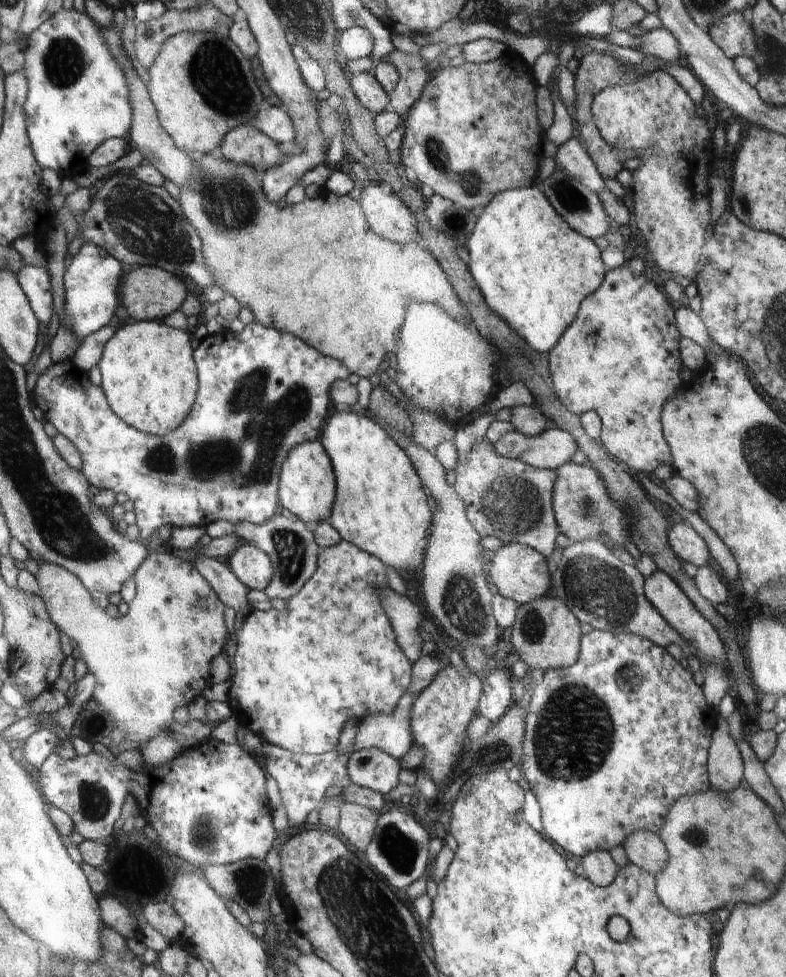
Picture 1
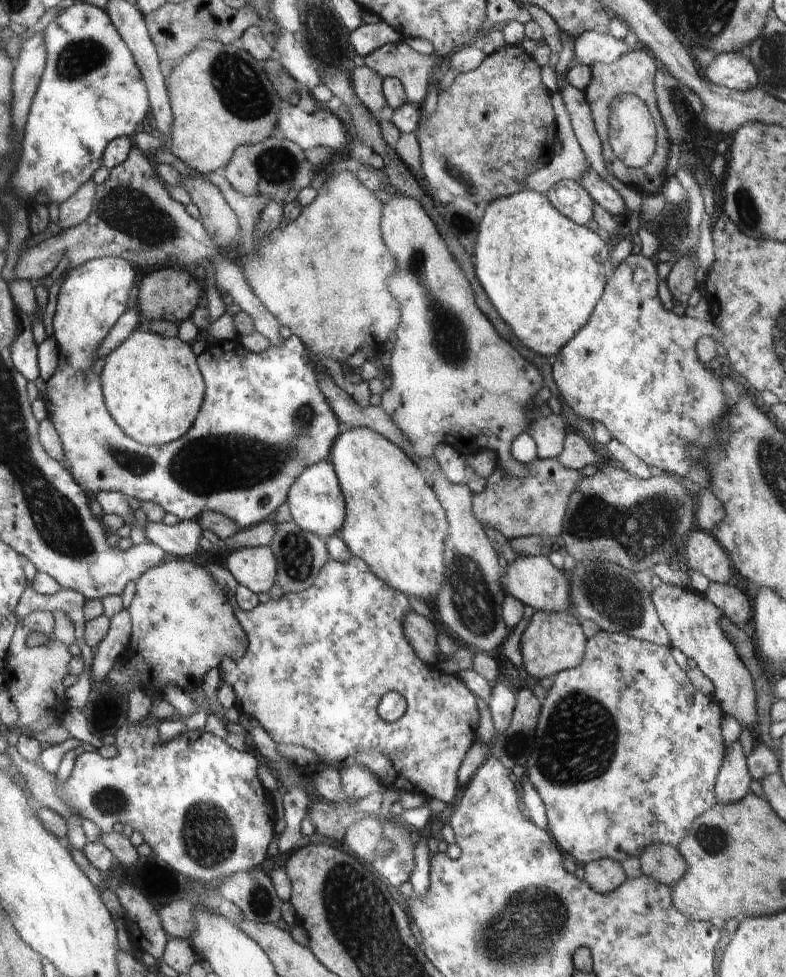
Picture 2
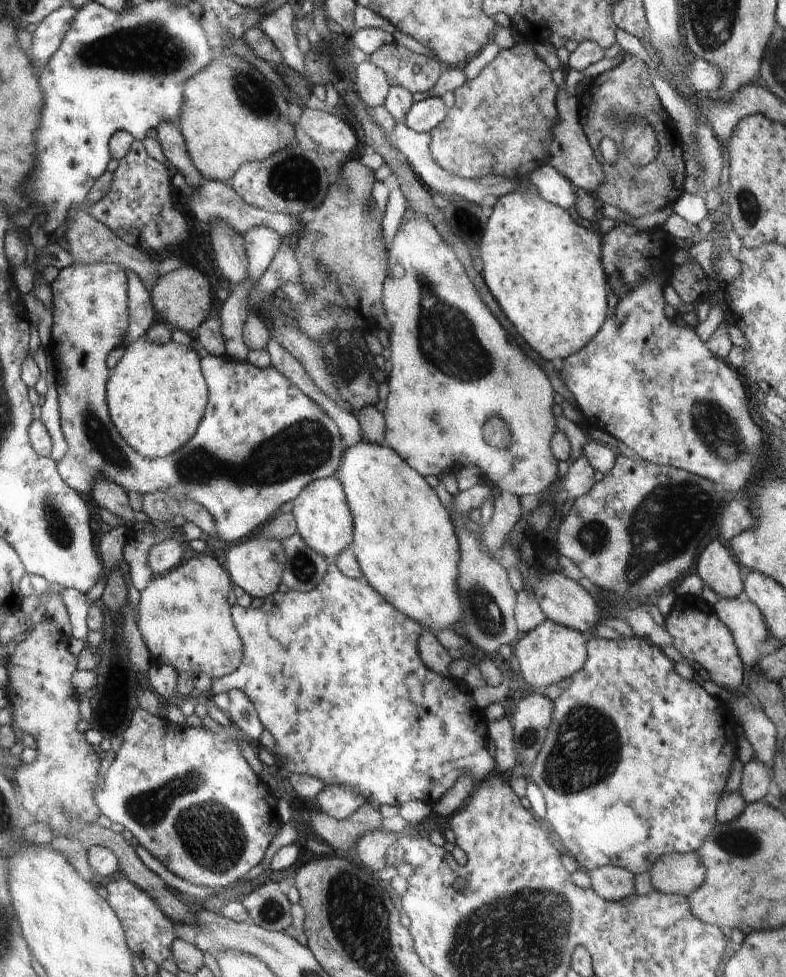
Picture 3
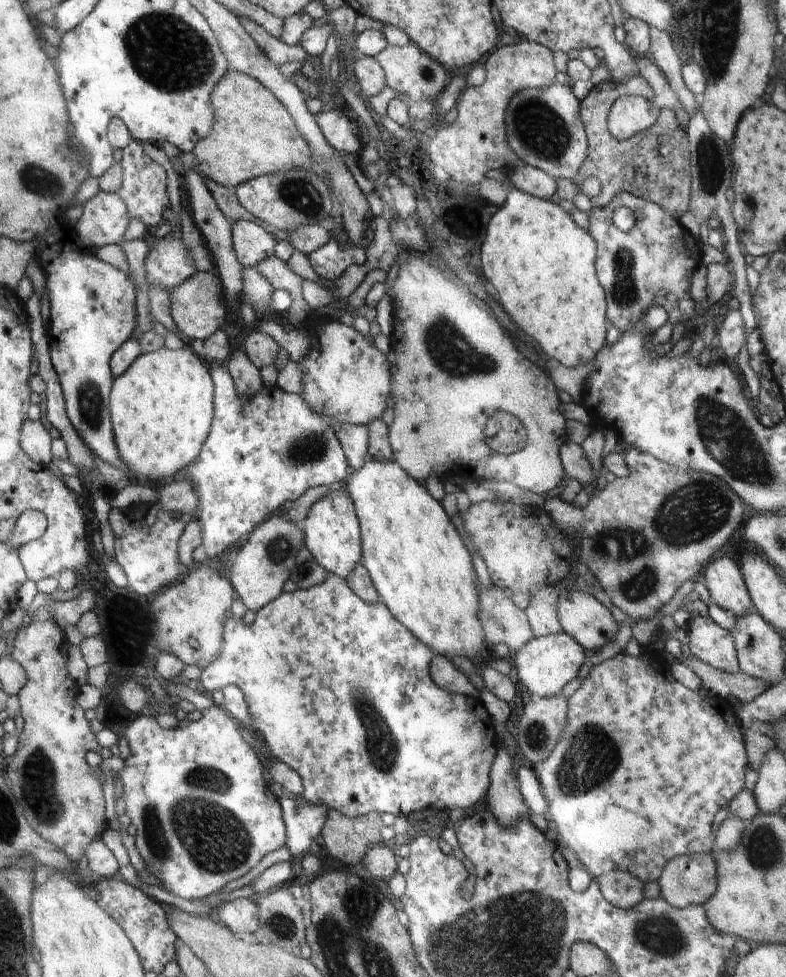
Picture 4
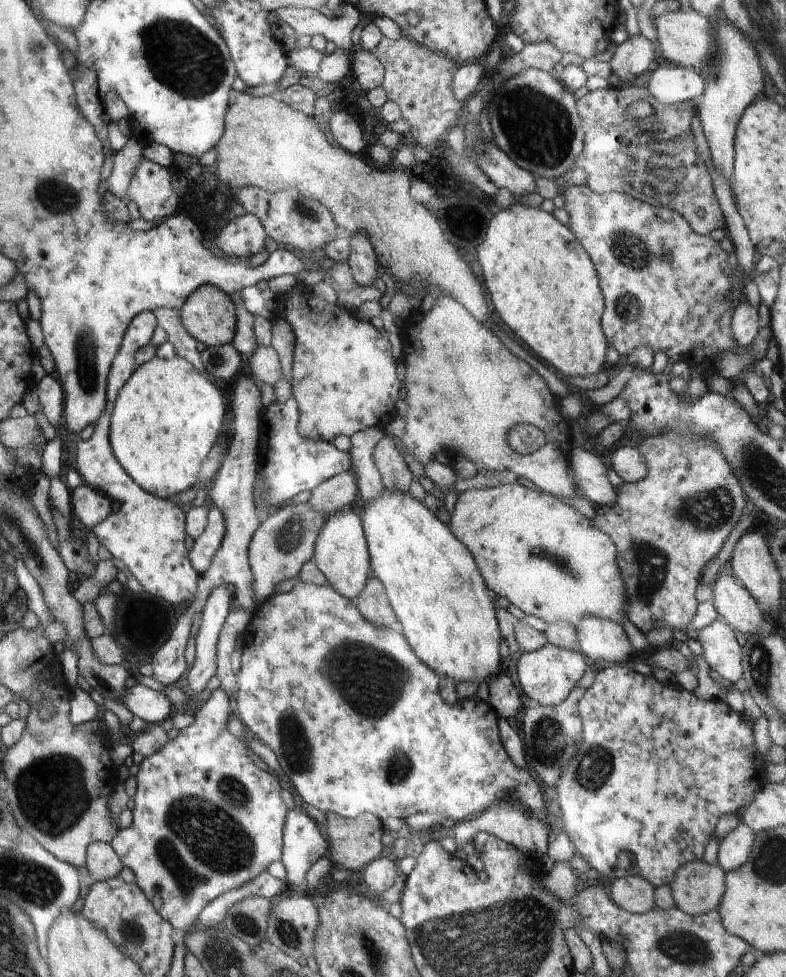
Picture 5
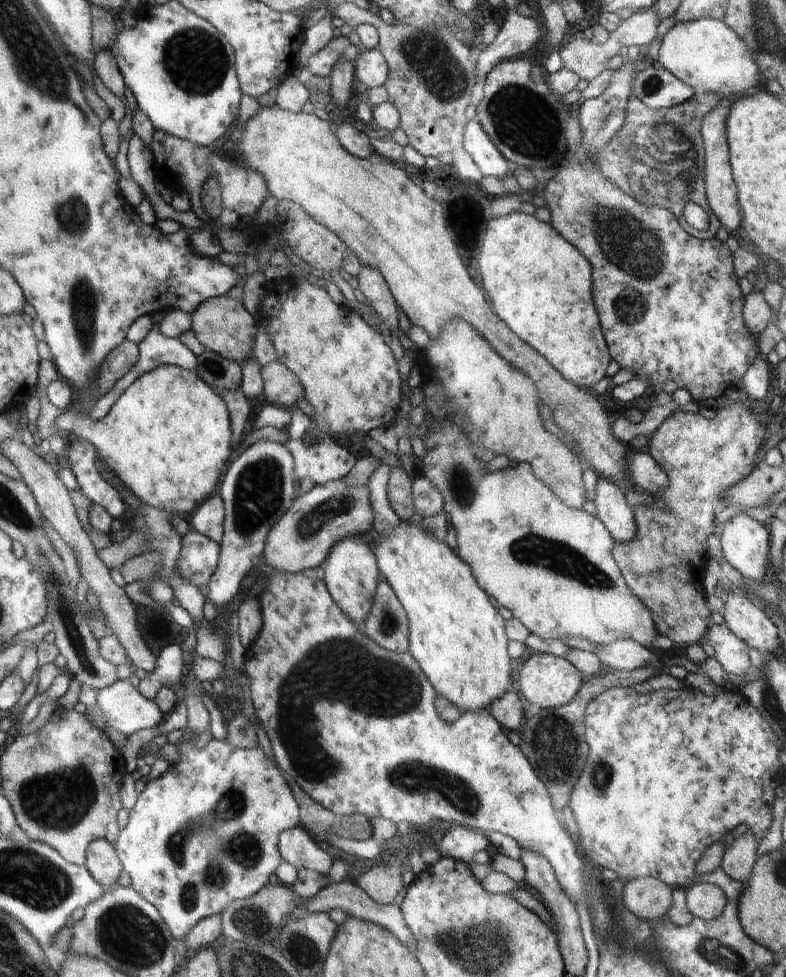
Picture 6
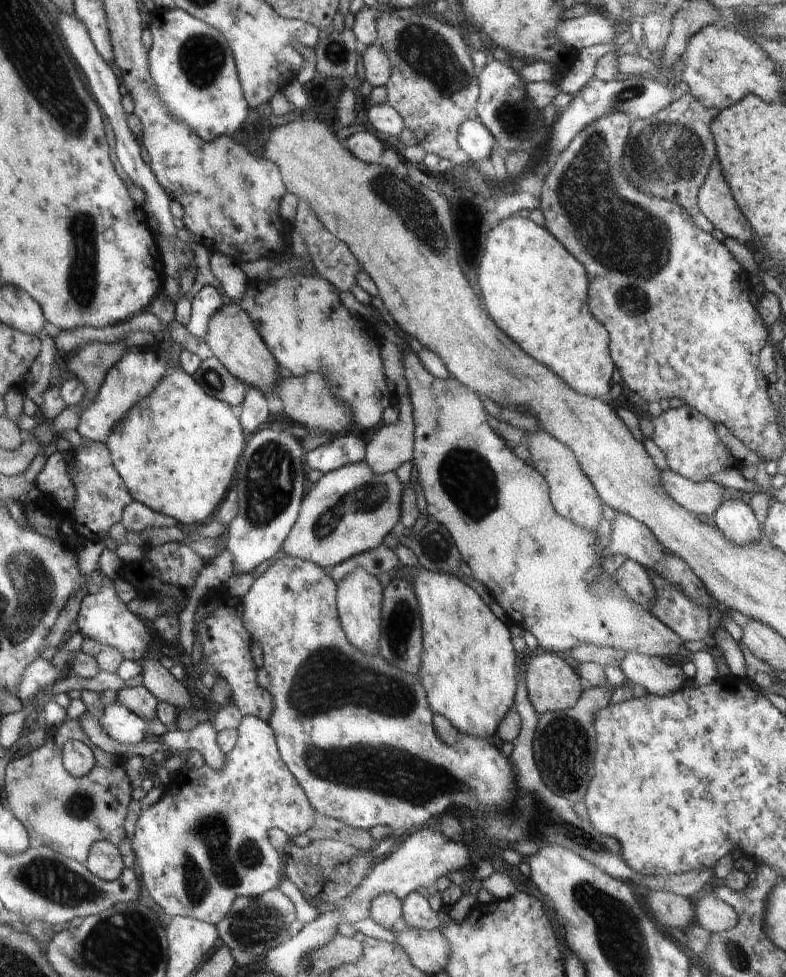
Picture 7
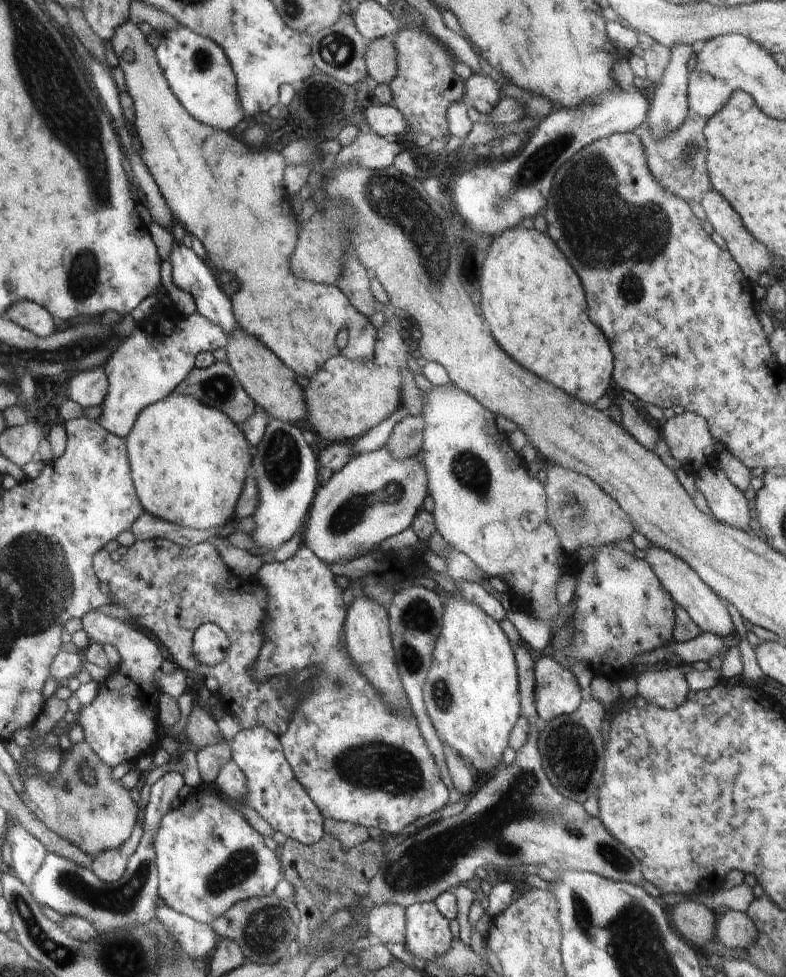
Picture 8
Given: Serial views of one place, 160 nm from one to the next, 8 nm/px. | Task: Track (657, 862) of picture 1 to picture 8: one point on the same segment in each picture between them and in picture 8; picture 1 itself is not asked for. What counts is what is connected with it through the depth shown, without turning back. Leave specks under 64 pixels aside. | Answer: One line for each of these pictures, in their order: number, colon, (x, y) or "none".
2: (658, 862)
3: (680, 874)
4: (690, 879)
5: (698, 888)
6: (707, 901)
7: (711, 912)
8: (735, 929)

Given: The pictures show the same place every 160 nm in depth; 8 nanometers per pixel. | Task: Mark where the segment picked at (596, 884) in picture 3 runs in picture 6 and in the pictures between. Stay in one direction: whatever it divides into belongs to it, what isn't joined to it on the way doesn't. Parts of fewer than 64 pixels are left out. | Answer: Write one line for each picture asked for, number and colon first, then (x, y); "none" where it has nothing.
4: (623, 889)
5: (635, 894)
6: (648, 898)

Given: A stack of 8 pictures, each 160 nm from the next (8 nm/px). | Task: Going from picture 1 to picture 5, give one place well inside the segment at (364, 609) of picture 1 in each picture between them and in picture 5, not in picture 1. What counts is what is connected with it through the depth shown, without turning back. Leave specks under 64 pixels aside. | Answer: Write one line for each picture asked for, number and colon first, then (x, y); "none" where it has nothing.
2: (347, 626)
3: (362, 710)
4: (340, 691)
5: (354, 717)

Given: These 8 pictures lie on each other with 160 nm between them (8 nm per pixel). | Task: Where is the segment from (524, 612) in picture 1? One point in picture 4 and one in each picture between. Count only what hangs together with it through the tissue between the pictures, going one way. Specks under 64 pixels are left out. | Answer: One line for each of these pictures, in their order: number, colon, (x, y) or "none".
2: (552, 642)
3: (552, 652)
4: (545, 665)

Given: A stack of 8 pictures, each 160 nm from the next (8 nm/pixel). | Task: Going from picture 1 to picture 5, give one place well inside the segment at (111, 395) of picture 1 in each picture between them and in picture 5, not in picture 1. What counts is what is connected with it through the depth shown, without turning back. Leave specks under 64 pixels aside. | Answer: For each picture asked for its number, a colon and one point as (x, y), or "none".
2: (153, 388)
3: (158, 394)
4: (162, 407)
5: (166, 418)

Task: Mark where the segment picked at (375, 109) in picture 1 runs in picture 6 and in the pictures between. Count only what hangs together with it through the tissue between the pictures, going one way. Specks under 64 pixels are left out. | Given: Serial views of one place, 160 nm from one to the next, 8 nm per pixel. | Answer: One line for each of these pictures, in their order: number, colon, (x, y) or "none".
2: (368, 84)
3: (372, 83)
4: (371, 78)
5: (367, 70)
6: (370, 66)

